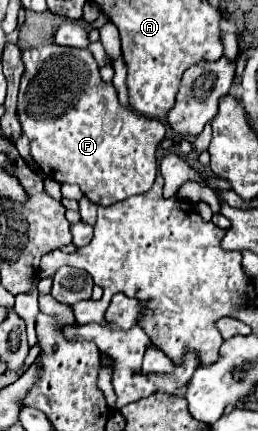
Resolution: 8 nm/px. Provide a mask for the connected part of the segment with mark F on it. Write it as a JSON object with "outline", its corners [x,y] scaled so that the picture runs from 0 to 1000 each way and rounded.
{"outline":[[[186,100],[101,114],[85,123],[85,137],[101,165],[78,193],[70,271],[85,309],[116,323],[124,369],[140,374],[140,383],[225,425],[302,429],[357,471],[403,480],[581,439],[605,415],[605,346],[643,309],[636,285],[465,244],[450,202],[395,188],[380,146],[341,114]]]}

